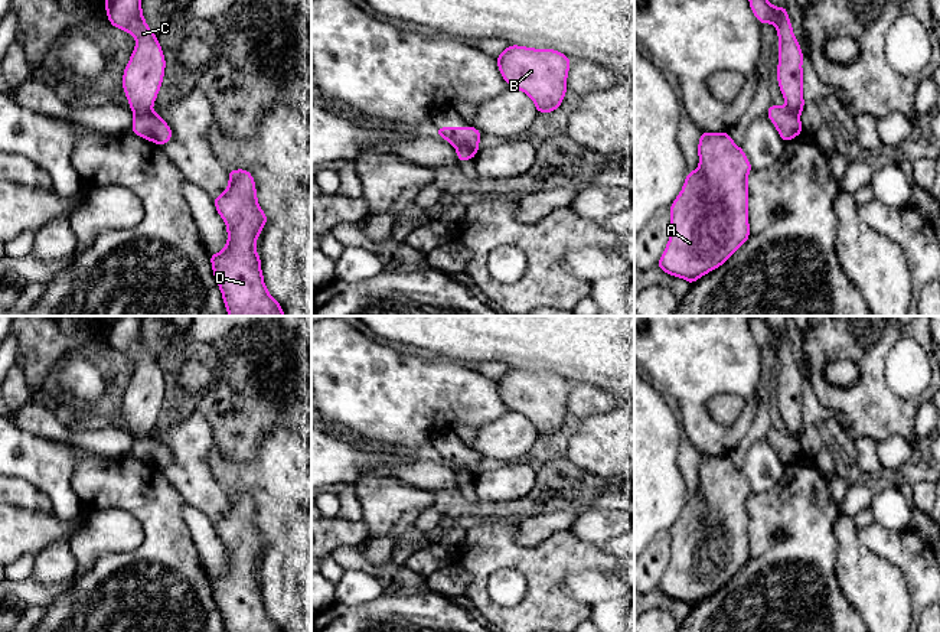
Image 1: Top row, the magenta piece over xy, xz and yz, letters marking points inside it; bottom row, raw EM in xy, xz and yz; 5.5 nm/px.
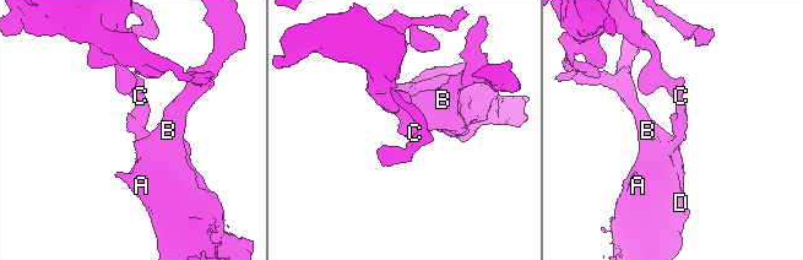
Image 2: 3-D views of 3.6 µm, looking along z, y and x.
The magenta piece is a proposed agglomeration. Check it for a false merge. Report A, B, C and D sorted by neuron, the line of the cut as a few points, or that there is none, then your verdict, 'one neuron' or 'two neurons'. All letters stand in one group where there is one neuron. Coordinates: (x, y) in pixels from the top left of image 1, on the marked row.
A B D / C | xz (457, 147), (466, 147), (475, 153) | two neurons

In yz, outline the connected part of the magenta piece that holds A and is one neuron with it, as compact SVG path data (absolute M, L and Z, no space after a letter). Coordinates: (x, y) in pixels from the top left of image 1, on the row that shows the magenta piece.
M702 131L698 144L699 167L688 172L679 196L672 202L670 238L656 267L665 273L685 278L688 284L724 264L750 238L748 186L753 170L744 150L734 144L730 133Z

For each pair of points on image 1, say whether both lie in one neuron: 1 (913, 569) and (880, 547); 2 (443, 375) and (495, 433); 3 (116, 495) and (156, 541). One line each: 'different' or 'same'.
1: same
2: different
3: same

